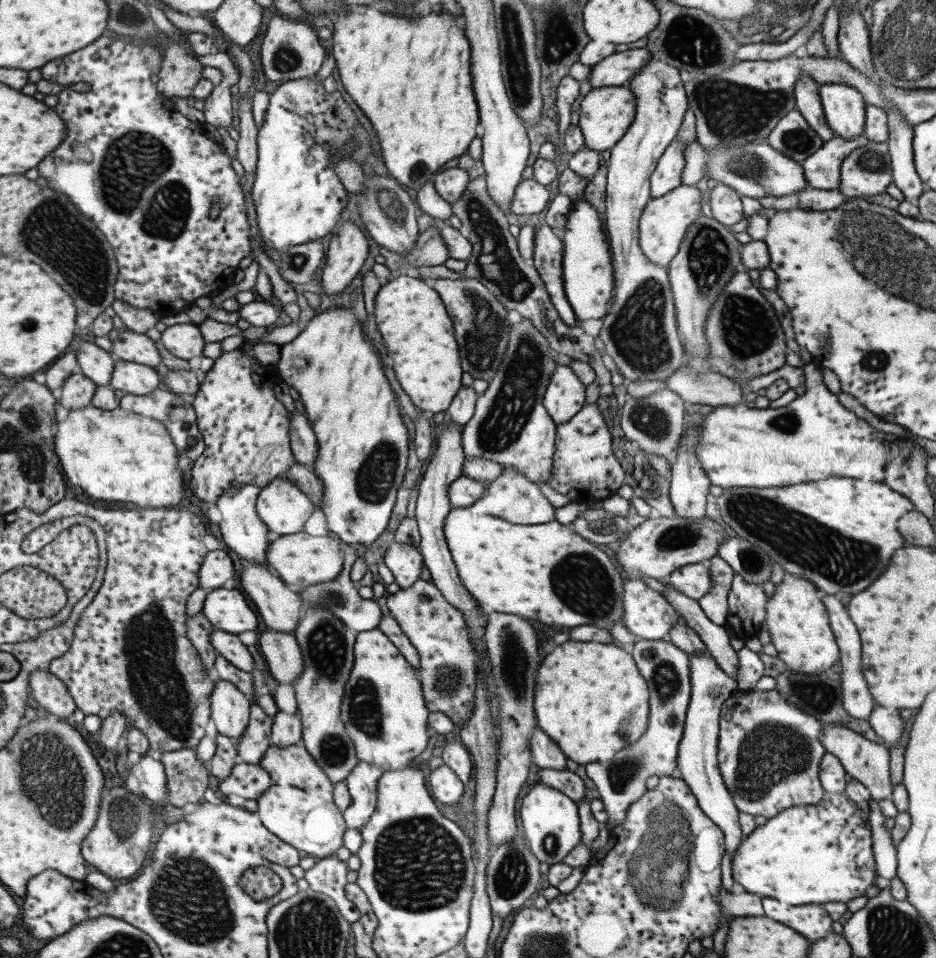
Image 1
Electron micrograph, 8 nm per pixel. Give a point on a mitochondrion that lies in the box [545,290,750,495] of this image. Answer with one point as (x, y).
(650, 419)

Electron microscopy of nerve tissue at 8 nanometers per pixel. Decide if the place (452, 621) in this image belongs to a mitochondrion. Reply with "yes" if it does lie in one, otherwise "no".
no

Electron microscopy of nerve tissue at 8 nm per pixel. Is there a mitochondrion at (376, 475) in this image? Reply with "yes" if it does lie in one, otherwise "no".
yes

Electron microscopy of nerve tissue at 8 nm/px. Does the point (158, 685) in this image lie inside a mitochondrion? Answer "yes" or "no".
yes

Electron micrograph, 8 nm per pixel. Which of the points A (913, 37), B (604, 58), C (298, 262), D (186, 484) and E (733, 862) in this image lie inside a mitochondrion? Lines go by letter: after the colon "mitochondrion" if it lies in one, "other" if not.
A: mitochondrion
B: other
C: mitochondrion
D: other
E: other

